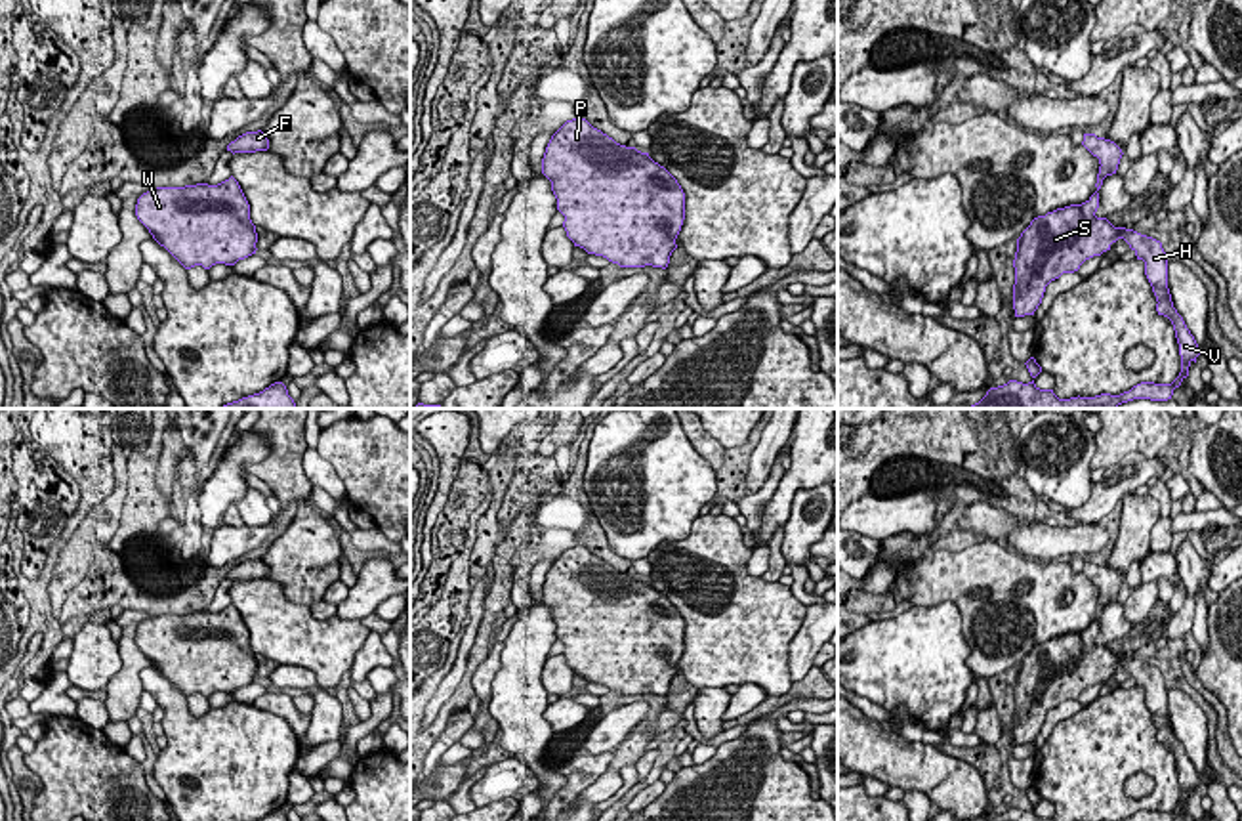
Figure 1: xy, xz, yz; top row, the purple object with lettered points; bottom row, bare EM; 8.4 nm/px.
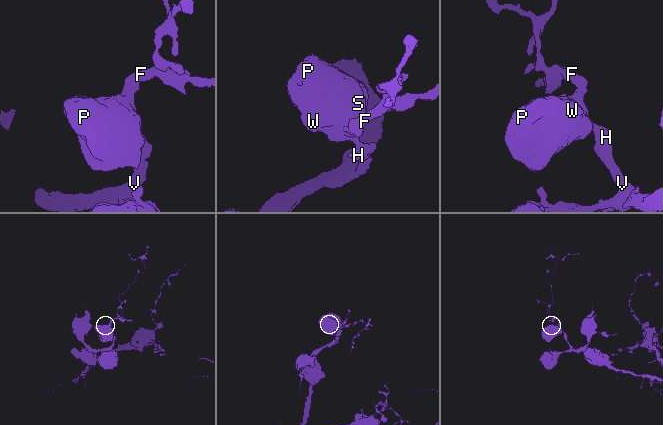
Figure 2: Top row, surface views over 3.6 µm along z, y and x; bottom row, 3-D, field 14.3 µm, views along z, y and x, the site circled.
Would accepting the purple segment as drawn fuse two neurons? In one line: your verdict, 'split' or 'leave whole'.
leave whole

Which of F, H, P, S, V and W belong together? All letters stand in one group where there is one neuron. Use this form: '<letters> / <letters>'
F H P S V W

